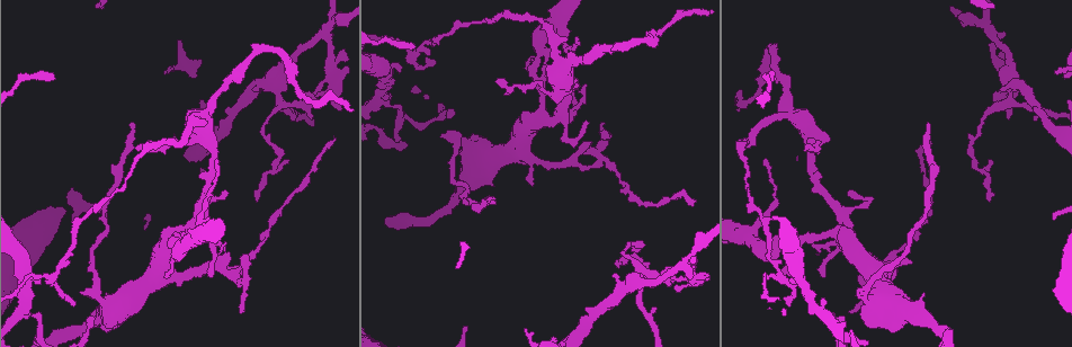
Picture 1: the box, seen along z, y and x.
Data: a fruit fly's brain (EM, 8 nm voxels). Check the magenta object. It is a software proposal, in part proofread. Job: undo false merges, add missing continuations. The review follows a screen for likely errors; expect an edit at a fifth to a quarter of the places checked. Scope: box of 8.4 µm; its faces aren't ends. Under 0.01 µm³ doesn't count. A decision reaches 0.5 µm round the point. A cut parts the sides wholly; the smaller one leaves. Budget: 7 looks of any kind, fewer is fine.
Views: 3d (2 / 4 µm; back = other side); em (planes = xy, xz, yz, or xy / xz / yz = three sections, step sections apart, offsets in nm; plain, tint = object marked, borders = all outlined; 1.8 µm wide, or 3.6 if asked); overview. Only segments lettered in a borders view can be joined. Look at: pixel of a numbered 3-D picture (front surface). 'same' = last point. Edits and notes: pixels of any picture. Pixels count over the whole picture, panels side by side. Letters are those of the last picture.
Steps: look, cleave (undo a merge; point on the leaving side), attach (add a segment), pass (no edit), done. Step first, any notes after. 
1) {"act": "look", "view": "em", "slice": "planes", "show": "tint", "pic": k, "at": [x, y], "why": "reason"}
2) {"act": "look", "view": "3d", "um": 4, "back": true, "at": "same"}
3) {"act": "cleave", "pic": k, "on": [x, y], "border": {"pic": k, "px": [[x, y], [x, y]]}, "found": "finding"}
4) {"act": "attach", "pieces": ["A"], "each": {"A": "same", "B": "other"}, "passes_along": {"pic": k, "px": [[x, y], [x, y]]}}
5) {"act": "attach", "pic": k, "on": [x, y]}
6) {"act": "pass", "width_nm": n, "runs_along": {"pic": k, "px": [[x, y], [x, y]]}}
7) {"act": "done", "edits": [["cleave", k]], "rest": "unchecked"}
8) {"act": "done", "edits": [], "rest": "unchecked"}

{"act": "look", "view": "em", "slice": "planes", "show": "tint", "pic": 1, "at": [22, 308], "why": "three-way junction"}

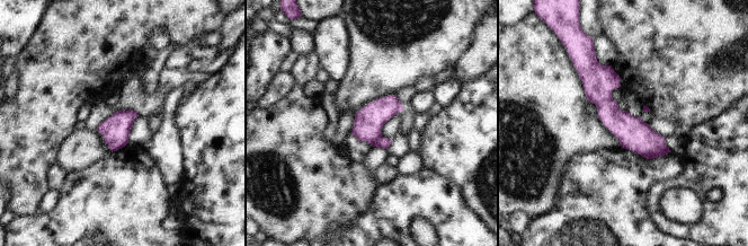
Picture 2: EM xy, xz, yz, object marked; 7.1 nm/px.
{"act": "look", "view": "em", "slice": "planes", "show": "borders", "at": "same"}

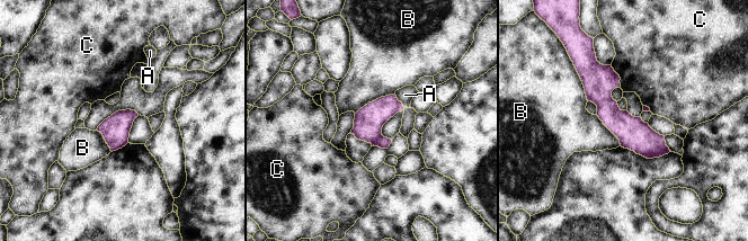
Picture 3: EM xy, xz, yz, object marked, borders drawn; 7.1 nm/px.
{"act": "pass", "width_nm": 200, "each": {"A": "other", "B": "other", "C": "other"}, "border": {"pic": 3, "px": [[393, 94], [368, 101], [355, 114]]}, "found": "one cell here"}

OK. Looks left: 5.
{"act": "look", "view": "3d", "um": 4, "pic": 1, "at": [1008, 100]}

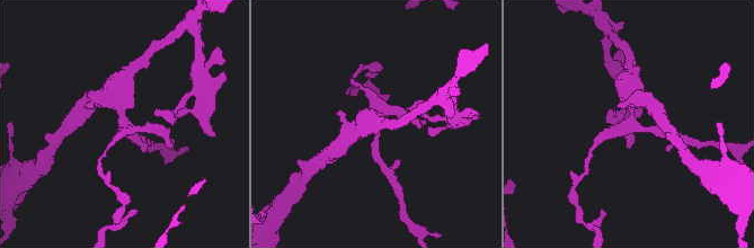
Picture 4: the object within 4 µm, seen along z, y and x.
{"act": "look", "view": "em", "slice": "planes", "show": "borders", "pic": 4, "at": [630, 122]}

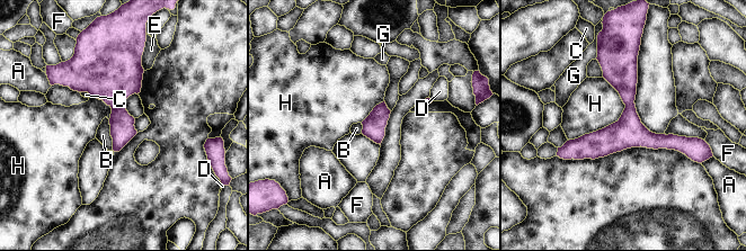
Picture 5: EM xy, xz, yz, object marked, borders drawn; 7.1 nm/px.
{"act": "pass", "width_nm": 160, "each": {"A": "other", "B": "other", "C": "other", "D": "other", "E": "other", "F": "other", "G": "other", "H": "other"}, "border": {"pic": 5, "px": [[603, 77], [621, 116], [569, 140]]}, "found": "continuous, no second cell"}

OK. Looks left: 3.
{"act": "look", "view": "em", "slice": "planes", "show": "tint", "pic": 1, "at": [326, 34], "why": "abrupt turn"}

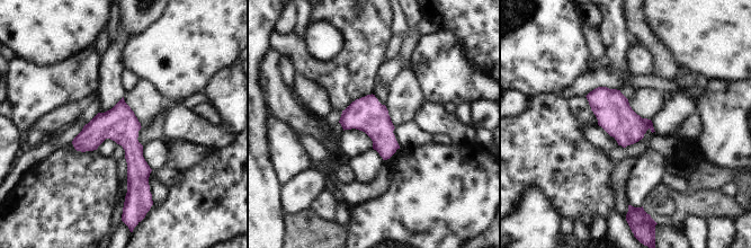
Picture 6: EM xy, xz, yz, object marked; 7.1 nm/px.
{"act": "look", "view": "em", "slice": "planes", "show": "borders", "at": "same"}

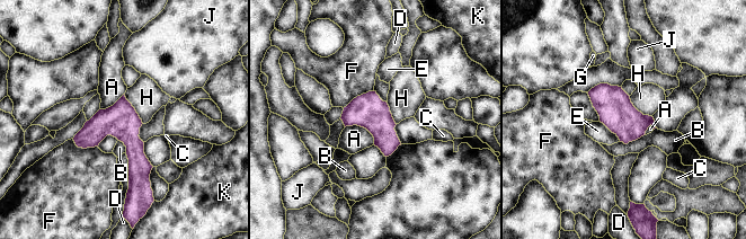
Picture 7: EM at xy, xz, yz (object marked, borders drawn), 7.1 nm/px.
{"act": "pass", "width_nm": 240, "each": {"A": "other", "B": "other", "C": "other", "D": "other", "E": "other", "F": "other", "G": "other", "H": "other", "J": "other", "K": "other"}, "border": {"pic": 7, "px": [[124, 94], [143, 123]]}, "found": "one cell here"}

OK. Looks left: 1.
{"act": "done", "edits": [], "rest": "unchecked"}

